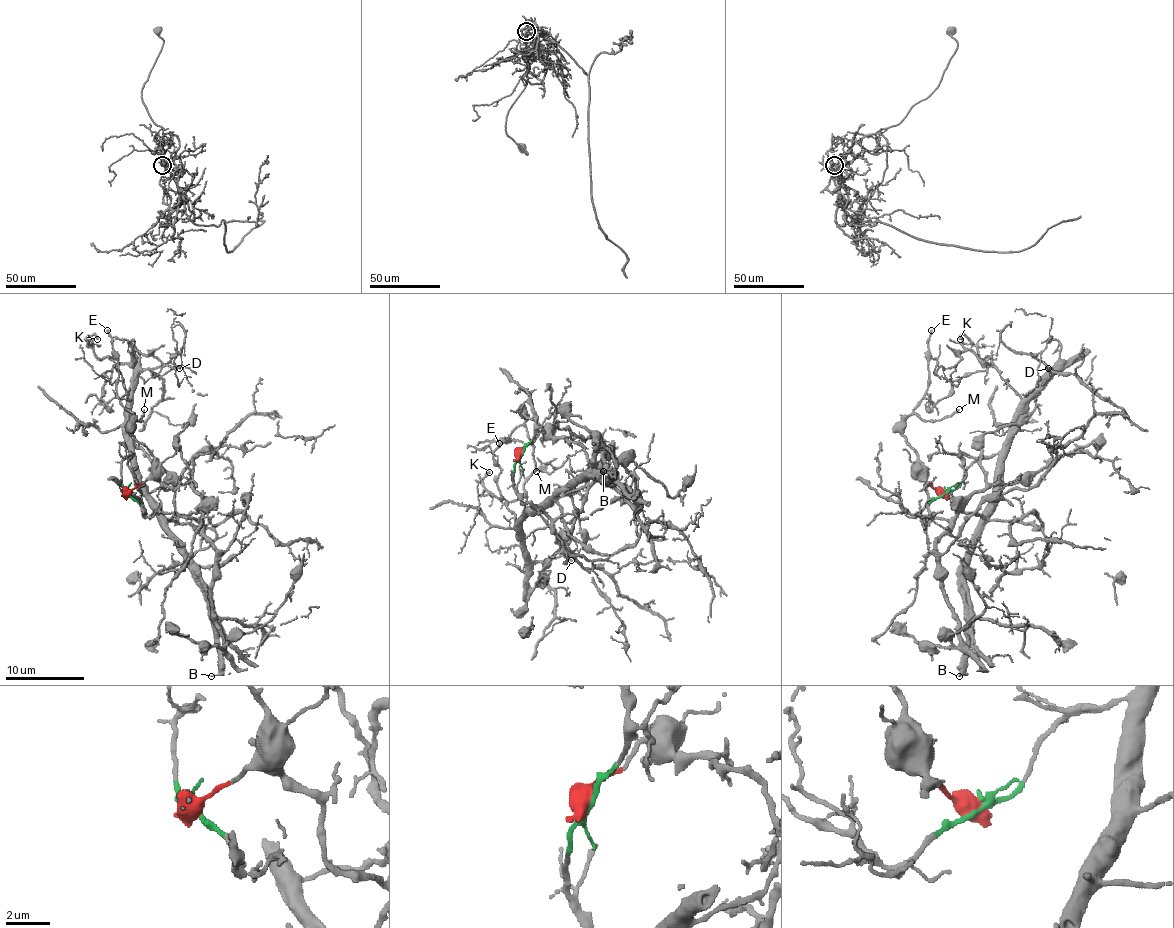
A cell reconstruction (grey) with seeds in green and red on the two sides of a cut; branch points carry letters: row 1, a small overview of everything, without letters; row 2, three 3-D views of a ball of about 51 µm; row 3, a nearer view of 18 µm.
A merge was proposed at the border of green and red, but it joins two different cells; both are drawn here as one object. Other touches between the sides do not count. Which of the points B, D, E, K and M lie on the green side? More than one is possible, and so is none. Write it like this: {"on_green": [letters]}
{"on_green": ["B", "D", "K"]}

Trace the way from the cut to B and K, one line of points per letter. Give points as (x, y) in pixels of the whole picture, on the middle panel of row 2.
B: (520, 455), (515, 467), (513, 485), (526, 509), (538, 509), (579, 477), (611, 475), (603, 471)
K: (520, 455), (513, 485), (524, 509), (518, 532), (516, 518), (507, 505), (481, 481), (489, 471)

